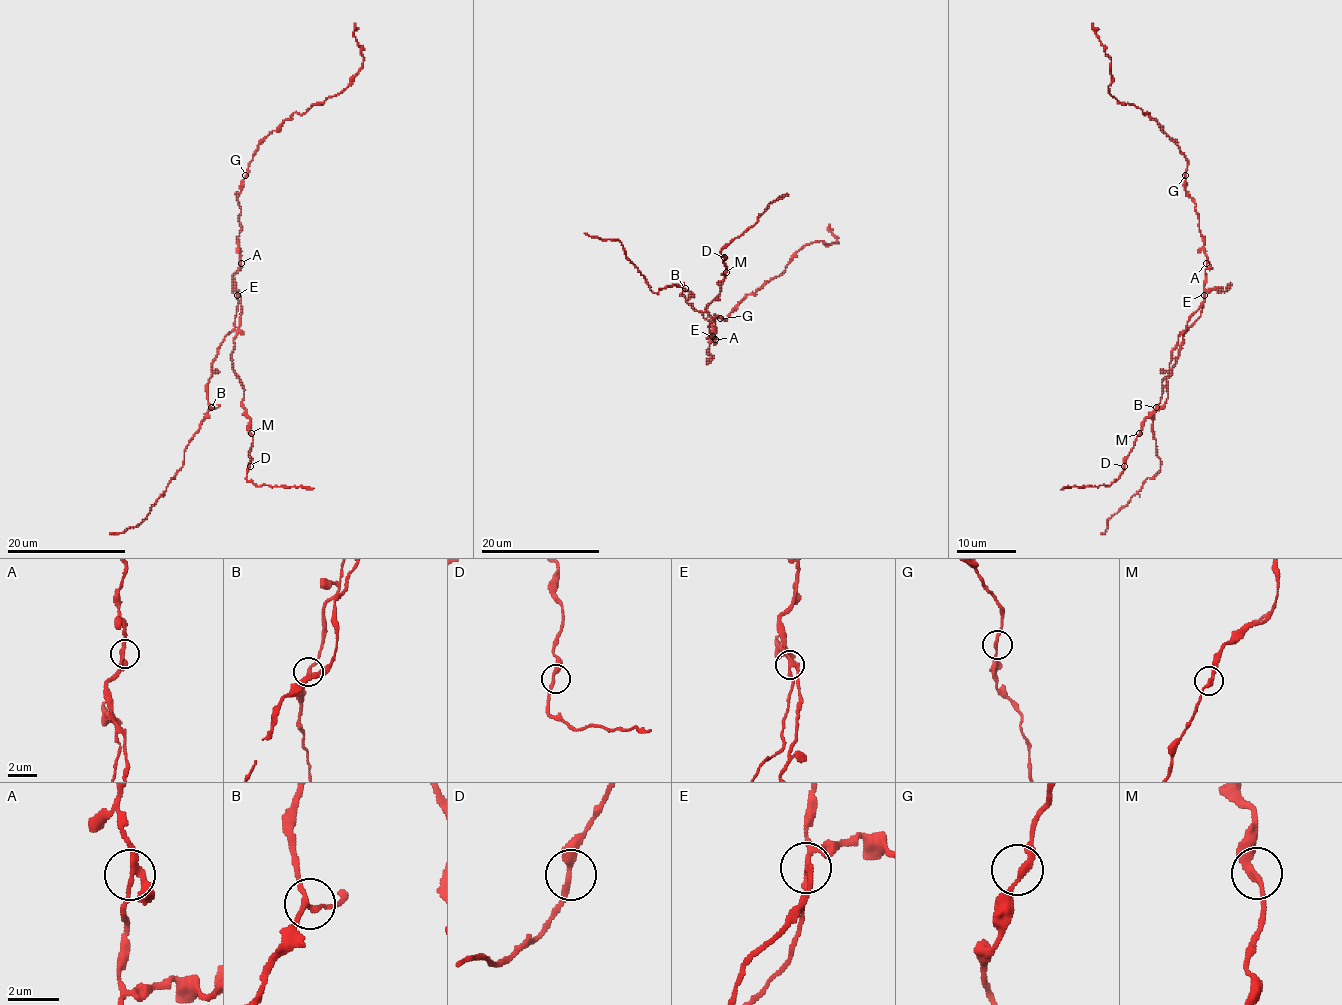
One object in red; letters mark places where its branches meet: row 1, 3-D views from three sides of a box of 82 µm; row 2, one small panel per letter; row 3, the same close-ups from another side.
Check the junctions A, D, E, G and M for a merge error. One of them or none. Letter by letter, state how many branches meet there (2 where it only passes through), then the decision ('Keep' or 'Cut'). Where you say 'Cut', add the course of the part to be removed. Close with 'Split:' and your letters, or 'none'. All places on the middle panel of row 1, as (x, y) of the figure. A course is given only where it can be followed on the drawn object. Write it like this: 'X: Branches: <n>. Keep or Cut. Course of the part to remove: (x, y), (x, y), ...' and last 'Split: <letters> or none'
A: Branches: 3. Keep
D: Branches: 2. Keep
E: Branches: 3. Cut. Course of the part to remove: (712, 336), (709, 322), (687, 302), (682, 287), (660, 288), (657, 293), (626, 257), (618, 240), (584, 233)
G: Branches: 2. Keep
M: Branches: 2. Keep
Split: E

